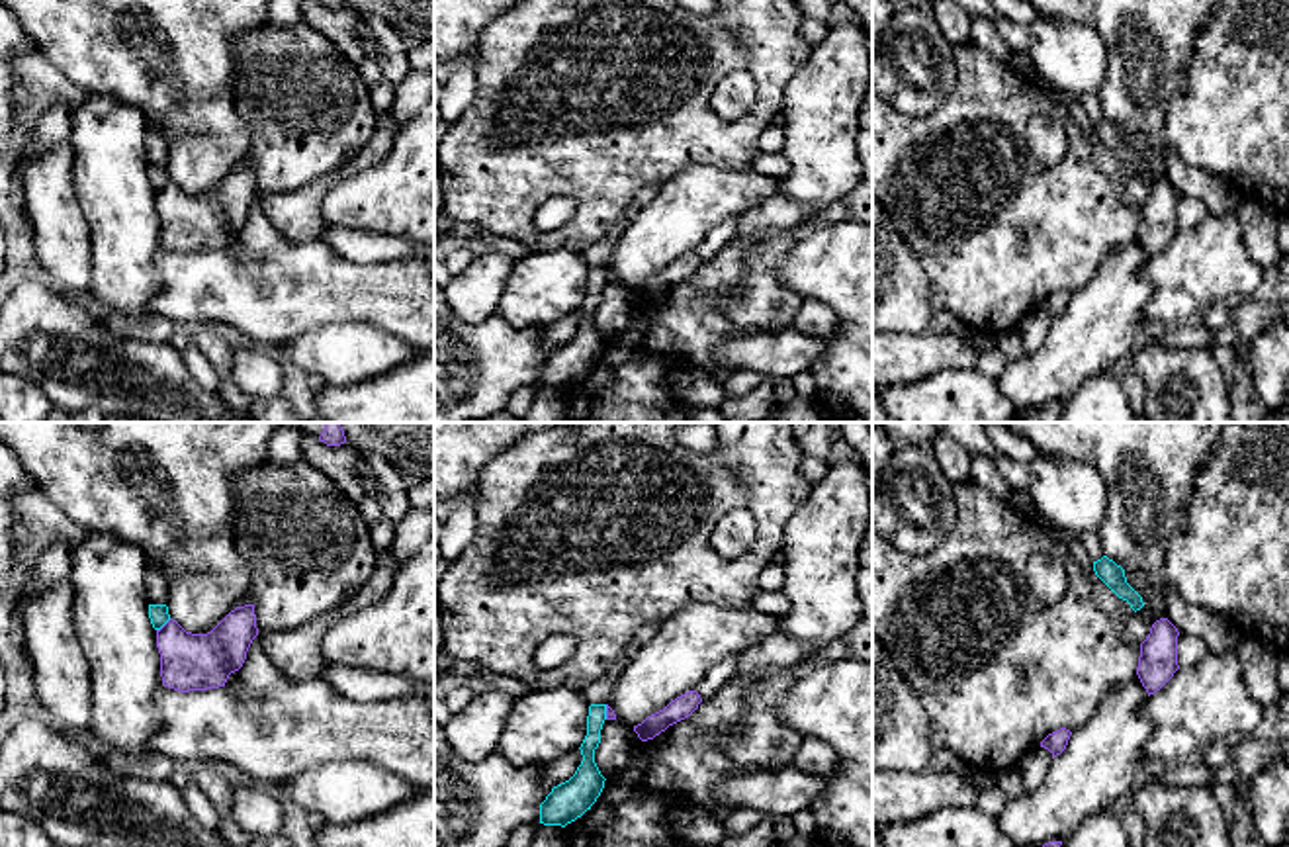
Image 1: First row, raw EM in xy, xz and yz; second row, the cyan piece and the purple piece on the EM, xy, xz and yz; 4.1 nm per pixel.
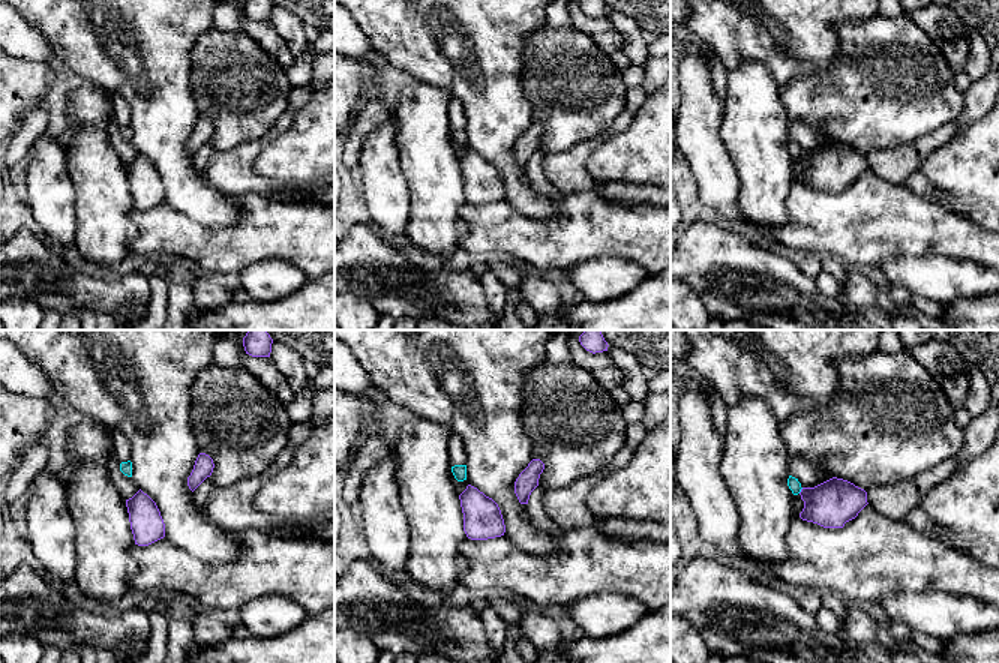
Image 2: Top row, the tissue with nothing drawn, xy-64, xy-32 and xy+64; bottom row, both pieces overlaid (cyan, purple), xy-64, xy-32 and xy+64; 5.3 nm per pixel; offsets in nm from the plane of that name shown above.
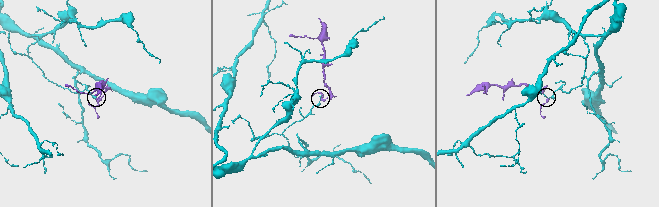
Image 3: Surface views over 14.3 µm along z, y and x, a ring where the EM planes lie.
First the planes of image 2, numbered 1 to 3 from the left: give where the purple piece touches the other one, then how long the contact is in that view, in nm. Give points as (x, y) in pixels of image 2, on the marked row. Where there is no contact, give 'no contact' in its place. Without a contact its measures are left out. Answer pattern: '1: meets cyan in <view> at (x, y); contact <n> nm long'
1: no contact
2: no contact
3: meets cyan in xy+64 at (800, 491); contact 40 nm long

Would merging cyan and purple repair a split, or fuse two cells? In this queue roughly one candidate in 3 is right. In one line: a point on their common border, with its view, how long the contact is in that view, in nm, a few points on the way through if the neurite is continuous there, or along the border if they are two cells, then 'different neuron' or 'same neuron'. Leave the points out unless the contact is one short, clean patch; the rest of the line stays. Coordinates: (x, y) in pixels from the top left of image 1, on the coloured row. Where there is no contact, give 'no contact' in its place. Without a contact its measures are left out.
xy (163, 624) | 80 nm | along xy (171, 619), (157, 630) | different neuron

